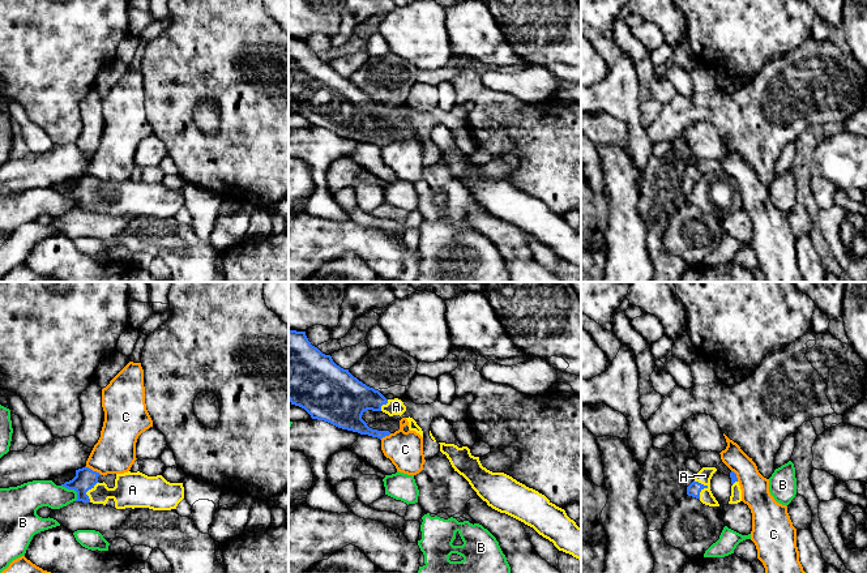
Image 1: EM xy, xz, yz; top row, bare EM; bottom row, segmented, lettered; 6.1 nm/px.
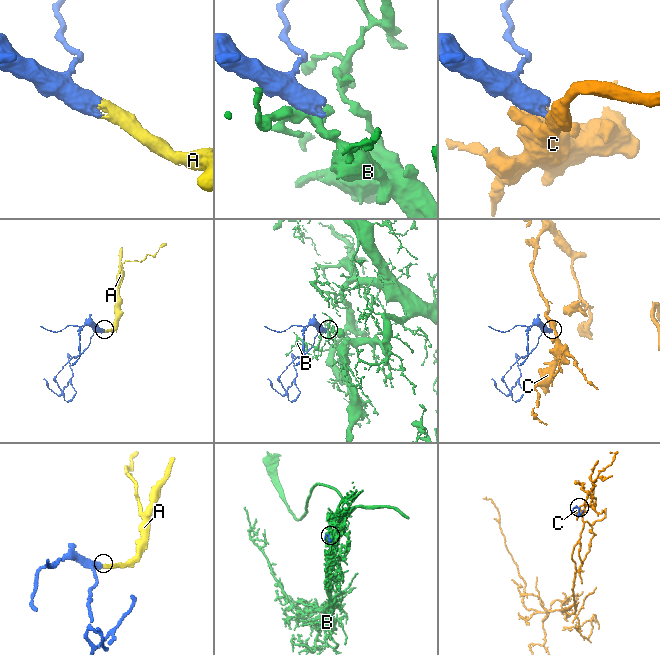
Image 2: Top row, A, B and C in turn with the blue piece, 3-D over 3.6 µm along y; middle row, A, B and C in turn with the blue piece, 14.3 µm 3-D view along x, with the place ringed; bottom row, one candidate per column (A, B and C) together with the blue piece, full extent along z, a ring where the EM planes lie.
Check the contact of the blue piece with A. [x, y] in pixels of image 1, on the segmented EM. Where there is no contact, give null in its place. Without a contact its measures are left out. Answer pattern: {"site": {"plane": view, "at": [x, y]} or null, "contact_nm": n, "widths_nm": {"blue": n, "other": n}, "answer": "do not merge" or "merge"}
{"site": {"plane": "yz", "at": [704, 487]}, "contact_nm": 130, "widths_nm": {"blue": 90, "other": 90}, "answer": "merge"}

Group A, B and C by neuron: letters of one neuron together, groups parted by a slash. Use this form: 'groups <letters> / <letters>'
groups A / B / C

